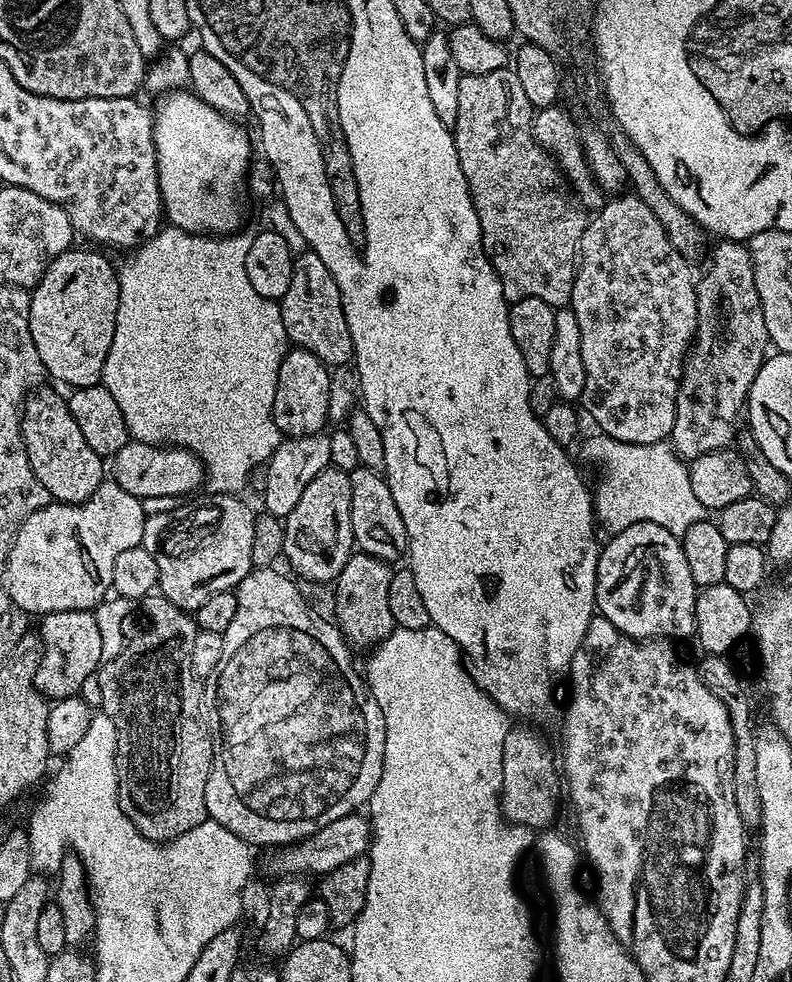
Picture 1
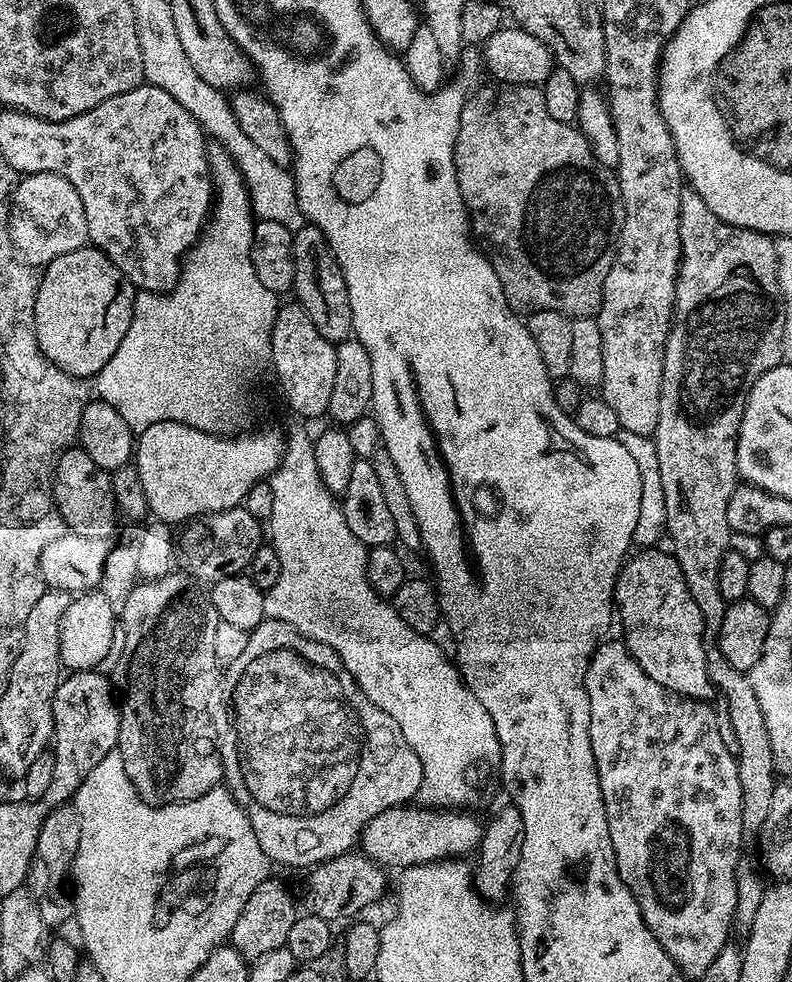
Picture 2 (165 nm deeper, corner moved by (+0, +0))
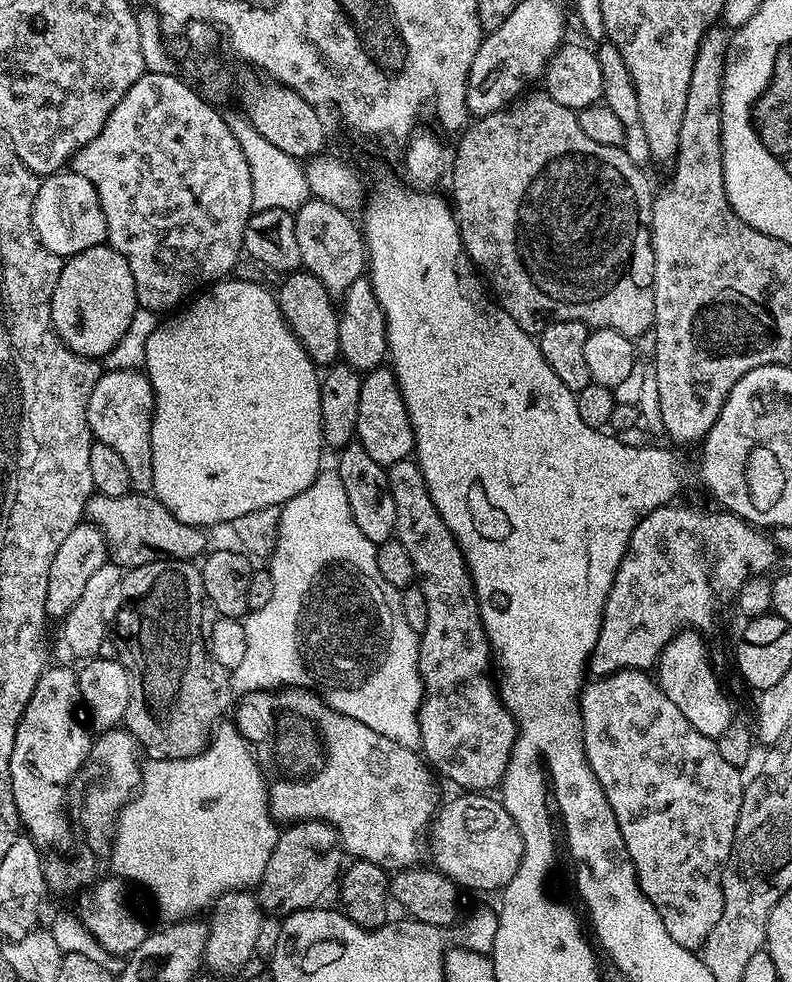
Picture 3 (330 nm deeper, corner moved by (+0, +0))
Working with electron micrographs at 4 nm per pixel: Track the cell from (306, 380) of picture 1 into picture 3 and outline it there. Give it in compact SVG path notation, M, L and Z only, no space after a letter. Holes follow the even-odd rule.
M303 270L289 272L283 277L280 292L275 293L276 301L280 304L282 318L290 326L292 333L302 342L306 354L318 366L337 363L340 356L338 340L338 308L334 298L329 295L322 282L314 278L314 274Z

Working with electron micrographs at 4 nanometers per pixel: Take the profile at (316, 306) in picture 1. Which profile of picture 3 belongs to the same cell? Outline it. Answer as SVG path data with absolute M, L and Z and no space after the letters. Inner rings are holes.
M309 198L294 215L294 234L298 238L303 271L314 274L333 298L342 297L354 280L366 272L366 245L361 225L357 221L355 224L349 213L338 210L338 206L315 198Z

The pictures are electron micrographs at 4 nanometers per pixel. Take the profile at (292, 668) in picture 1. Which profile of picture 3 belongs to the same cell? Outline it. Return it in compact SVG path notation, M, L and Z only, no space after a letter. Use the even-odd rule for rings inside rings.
M282 688L267 692L250 692L243 697L244 705L236 712L234 717L241 736L248 741L254 749L256 763L267 773L268 809L272 812L273 820L277 822L299 822L301 820L325 820L335 828L340 835L340 843L349 857L374 862L379 868L385 870L399 870L410 868L421 863L420 855L425 855L426 848L420 845L420 835L429 831L430 825L442 803L440 788L436 785L437 777L433 769L422 759L419 751L402 746L382 734L378 734L362 722L358 722L349 716L343 716L324 702L323 695L313 694L303 688Z

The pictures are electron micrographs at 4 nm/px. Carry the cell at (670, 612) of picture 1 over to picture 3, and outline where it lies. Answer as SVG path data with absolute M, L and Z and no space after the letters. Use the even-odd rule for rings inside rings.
M695 630L679 632L662 650L654 676L666 698L670 698L670 702L682 710L686 722L690 722L698 734L715 738L726 730L726 726L730 726L734 712L727 694L720 689L720 680L712 669L712 660L708 657L704 640L705 637Z

